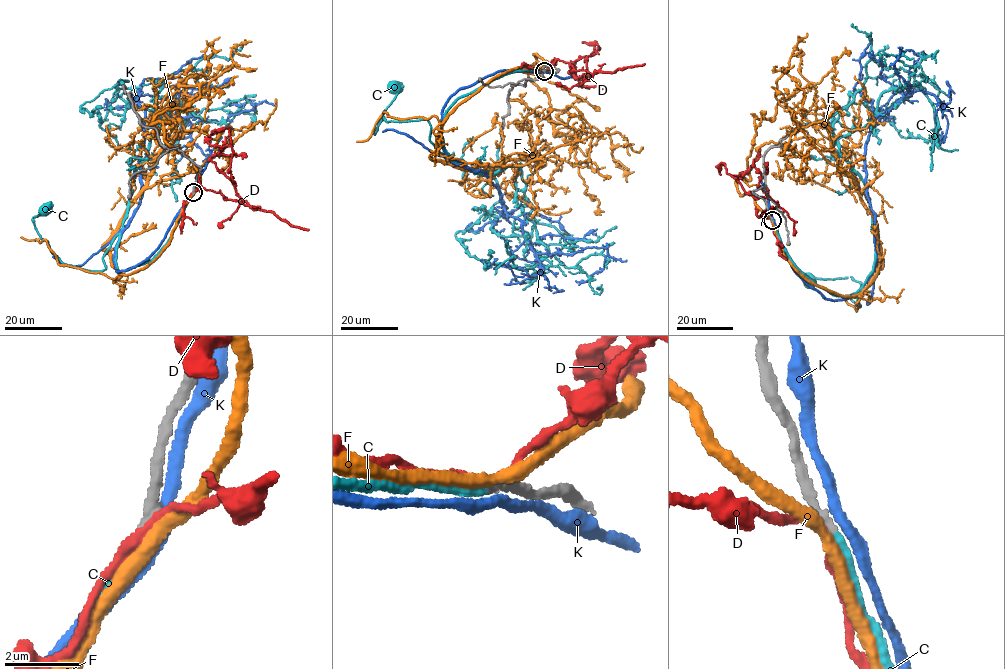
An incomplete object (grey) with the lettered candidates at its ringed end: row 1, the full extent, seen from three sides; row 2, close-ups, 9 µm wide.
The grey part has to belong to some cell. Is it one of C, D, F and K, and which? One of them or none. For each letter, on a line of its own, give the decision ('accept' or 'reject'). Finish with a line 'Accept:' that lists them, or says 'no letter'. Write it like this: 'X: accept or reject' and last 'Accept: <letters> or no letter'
C: accept
D: reject
F: reject
K: reject
Accept: C

